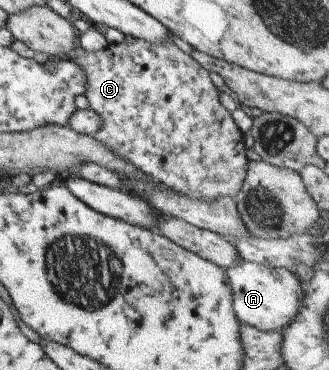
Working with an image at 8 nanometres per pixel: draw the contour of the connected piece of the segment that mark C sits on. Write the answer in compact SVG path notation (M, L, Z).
M140 38L127 39L118 42L117 44L107 44L106 48L98 50L98 52L86 52L86 50L78 48L77 52L70 58L78 66L82 68L84 76L86 76L86 88L84 88L84 96L88 100L89 109L96 112L102 120L102 126L100 130L94 134L94 140L98 144L104 146L104 148L110 151L110 154L114 152L118 158L130 162L134 168L138 168L140 172L148 175L150 178L158 180L164 186L168 186L170 190L178 192L178 194L184 194L188 198L200 198L204 202L212 202L220 196L228 196L228 198L234 199L238 188L242 186L242 180L244 179L247 163L249 162L245 156L245 148L242 139L242 133L232 122L230 113L223 109L218 101L218 90L212 84L208 77L208 72L194 60L190 55L185 54L178 49L171 42L164 42L164 44L150 44L146 40L140 40Z

